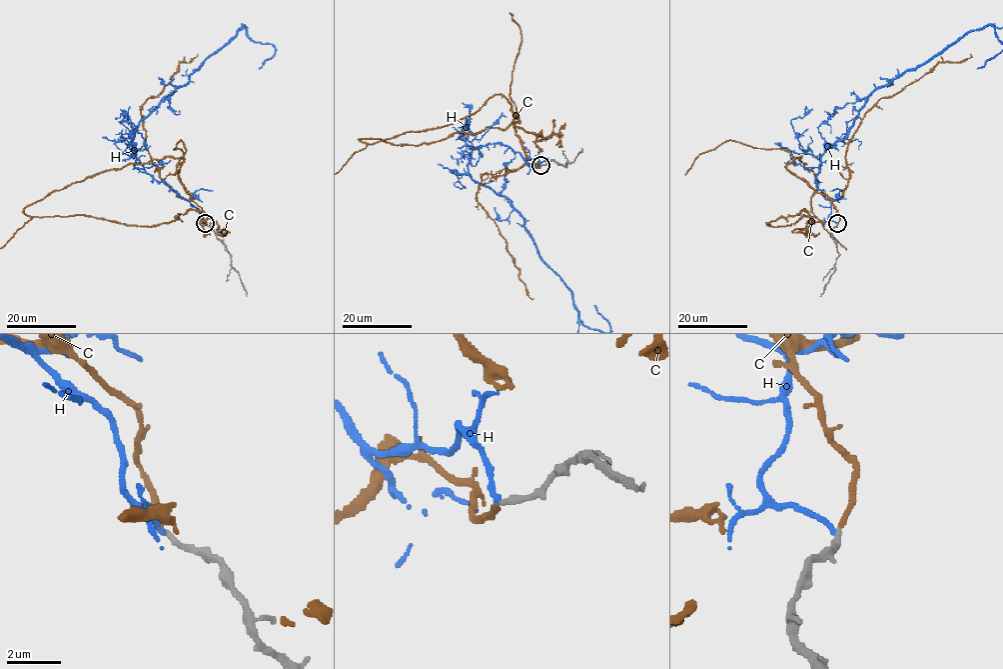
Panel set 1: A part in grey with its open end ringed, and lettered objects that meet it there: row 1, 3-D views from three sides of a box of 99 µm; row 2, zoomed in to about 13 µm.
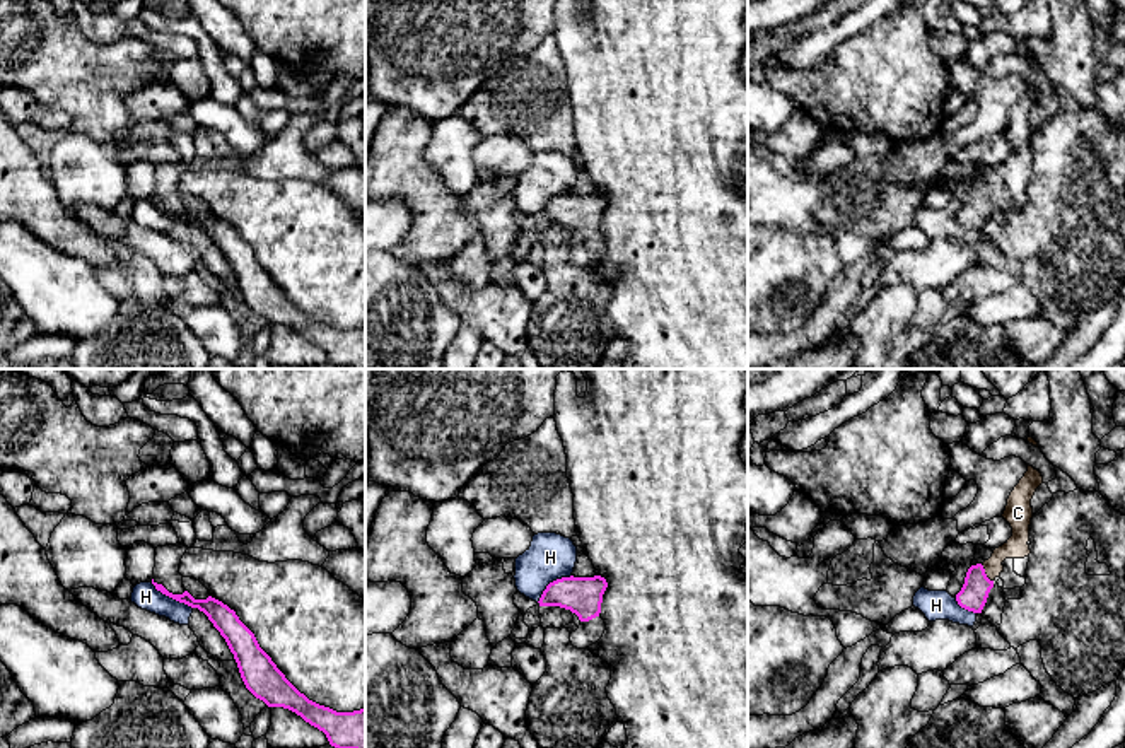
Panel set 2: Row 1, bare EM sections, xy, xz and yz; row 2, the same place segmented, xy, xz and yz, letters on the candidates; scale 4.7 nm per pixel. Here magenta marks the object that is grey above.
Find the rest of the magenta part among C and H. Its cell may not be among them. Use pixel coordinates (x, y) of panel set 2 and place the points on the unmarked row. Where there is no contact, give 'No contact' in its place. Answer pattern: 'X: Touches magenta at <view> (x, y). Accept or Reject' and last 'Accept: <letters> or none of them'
C: Touches magenta at yz (984, 190). Accept
H: Touches magenta at xy (171, 214). Reject
Accept: C

